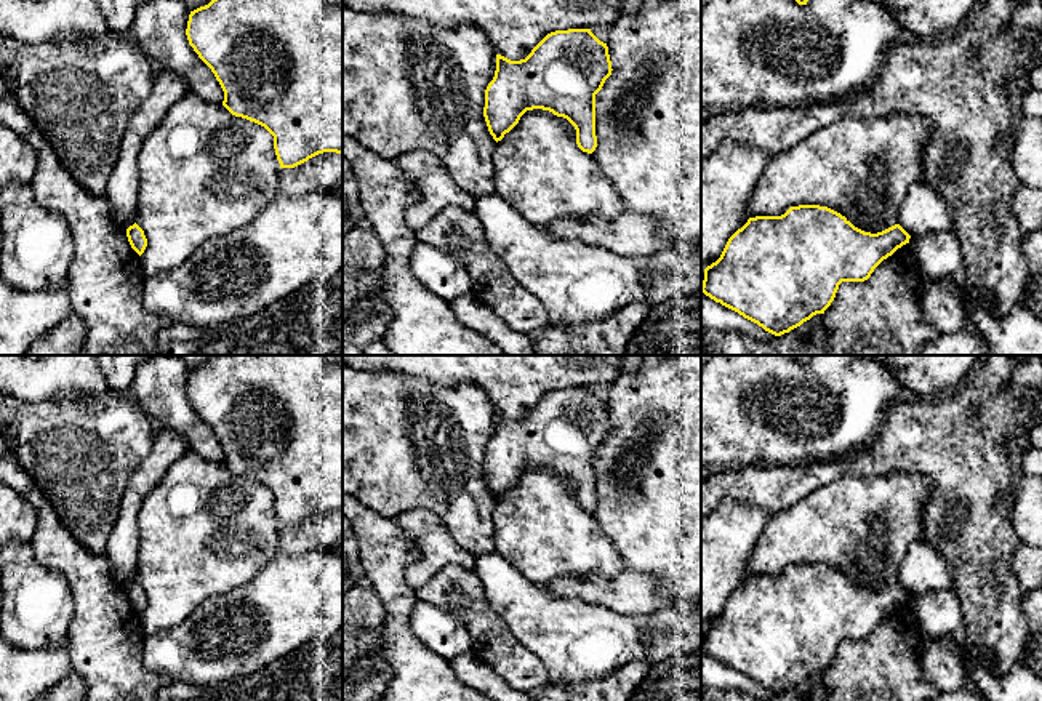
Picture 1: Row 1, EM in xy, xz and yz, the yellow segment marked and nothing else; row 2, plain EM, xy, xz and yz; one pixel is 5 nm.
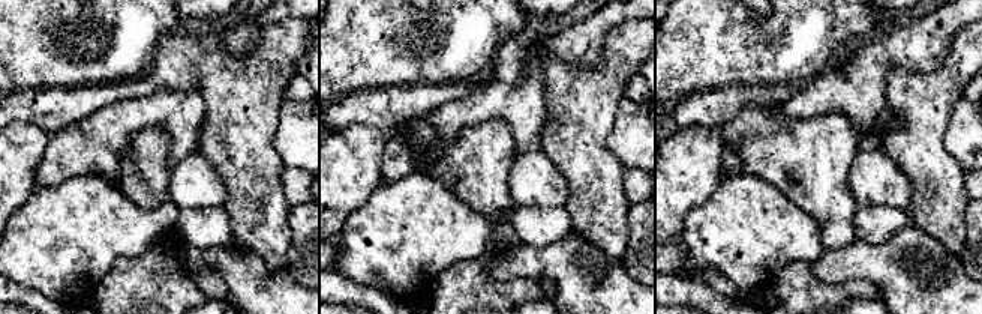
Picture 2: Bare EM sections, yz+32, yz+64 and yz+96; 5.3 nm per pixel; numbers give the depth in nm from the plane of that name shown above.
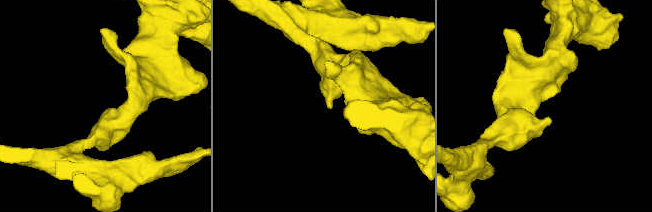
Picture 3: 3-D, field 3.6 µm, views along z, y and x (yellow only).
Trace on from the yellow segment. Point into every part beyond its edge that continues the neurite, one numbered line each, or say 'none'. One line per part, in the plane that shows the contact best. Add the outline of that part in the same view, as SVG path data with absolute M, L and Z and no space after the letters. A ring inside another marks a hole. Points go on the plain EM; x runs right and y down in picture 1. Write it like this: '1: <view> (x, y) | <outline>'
none

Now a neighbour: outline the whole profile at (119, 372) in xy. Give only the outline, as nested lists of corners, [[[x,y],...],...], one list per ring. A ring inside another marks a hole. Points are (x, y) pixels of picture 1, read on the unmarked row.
[[[94,355],[101,375],[110,391],[126,392],[136,368],[152,355]]]

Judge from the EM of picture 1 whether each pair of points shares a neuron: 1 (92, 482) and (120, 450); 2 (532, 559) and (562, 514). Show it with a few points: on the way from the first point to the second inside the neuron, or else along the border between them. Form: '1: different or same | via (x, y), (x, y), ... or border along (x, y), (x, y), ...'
1: same | via (96, 474), (112, 458)
2: same | via (541, 548), (545, 532), (551, 525)

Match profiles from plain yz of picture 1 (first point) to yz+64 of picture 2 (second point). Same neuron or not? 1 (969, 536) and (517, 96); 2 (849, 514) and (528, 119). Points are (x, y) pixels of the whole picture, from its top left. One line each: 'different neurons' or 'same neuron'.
1: different neurons
2: same neuron

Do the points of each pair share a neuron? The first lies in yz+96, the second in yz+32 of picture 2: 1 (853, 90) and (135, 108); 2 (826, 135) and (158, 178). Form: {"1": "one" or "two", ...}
{"1": "one", "2": "one"}

